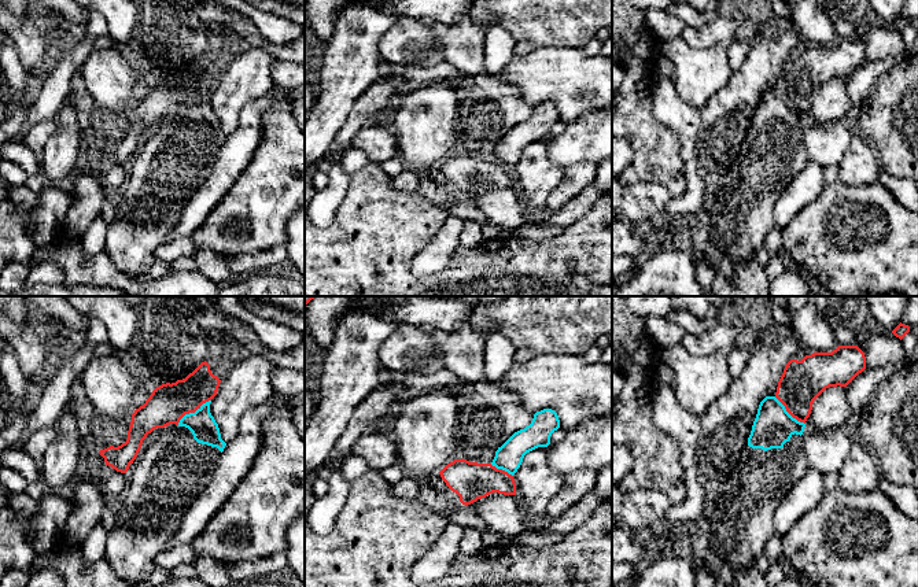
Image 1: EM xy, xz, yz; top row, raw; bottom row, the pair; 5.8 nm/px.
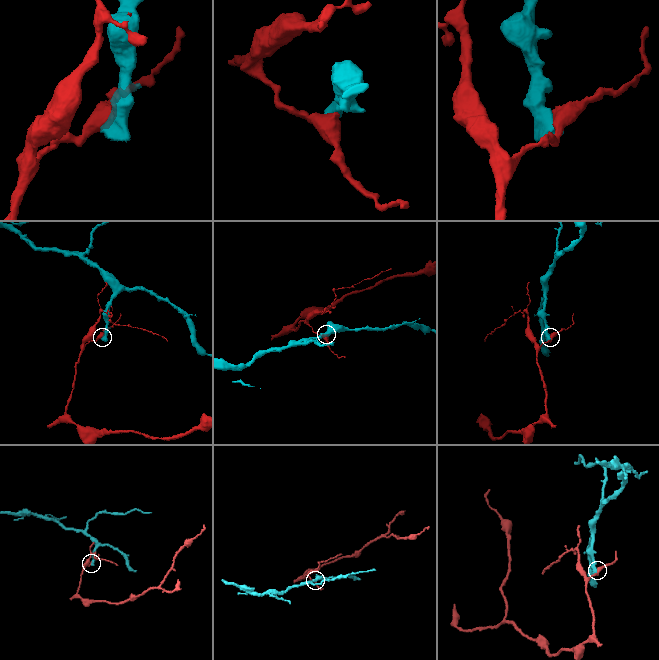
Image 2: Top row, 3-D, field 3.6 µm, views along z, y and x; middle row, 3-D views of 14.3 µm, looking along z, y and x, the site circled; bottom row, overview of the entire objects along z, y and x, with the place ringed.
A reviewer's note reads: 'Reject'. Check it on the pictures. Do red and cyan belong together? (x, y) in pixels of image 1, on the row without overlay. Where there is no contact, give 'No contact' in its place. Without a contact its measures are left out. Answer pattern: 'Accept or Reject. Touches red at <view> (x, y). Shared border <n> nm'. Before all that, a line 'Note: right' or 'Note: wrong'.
Note: right
Reject. Touches red at xy (192, 104). Shared border 240 nm

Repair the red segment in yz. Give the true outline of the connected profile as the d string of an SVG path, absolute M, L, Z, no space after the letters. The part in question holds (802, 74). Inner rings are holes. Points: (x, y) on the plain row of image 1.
M838 38L832 45L814 45L801 53L790 52L778 74L775 91L786 104L800 115L807 114L814 93L829 80L847 80L866 62L864 45L858 38Z

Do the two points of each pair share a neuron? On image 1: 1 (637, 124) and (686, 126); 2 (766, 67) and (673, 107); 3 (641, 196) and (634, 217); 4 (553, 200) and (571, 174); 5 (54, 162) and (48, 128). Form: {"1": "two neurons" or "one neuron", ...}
{"1": "two neurons", "2": "two neurons", "3": "one neuron", "4": "one neuron", "5": "two neurons"}

